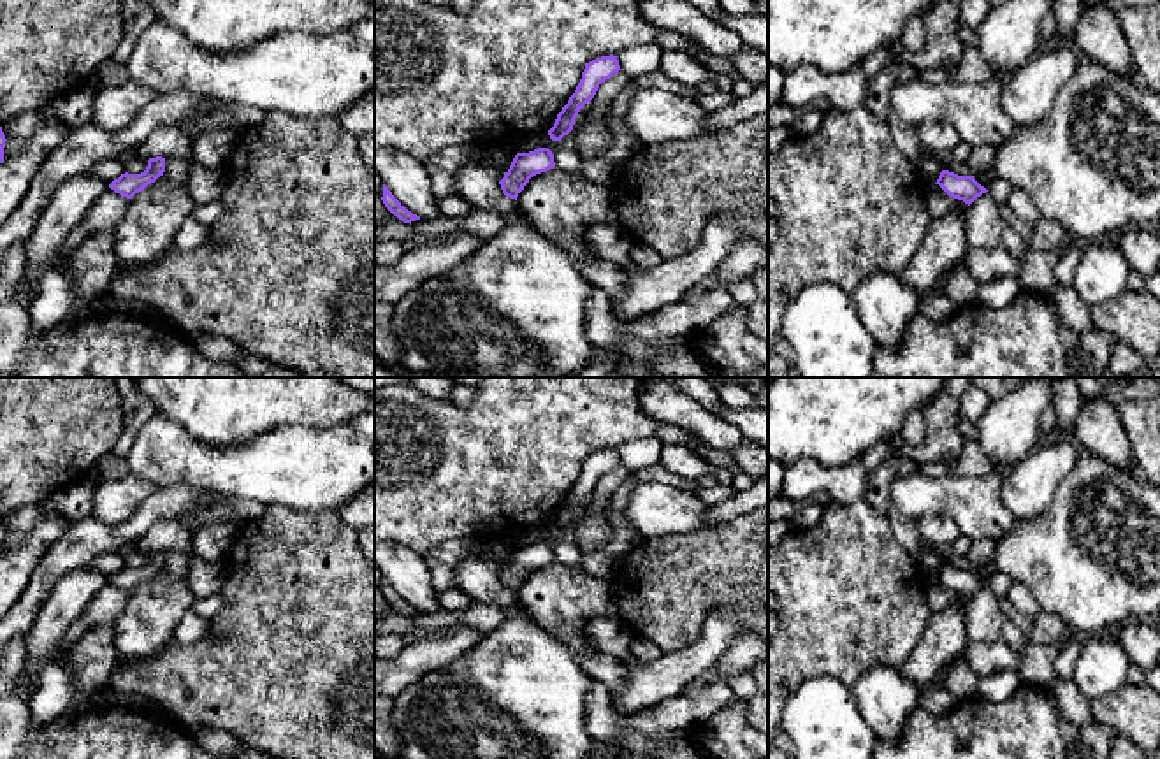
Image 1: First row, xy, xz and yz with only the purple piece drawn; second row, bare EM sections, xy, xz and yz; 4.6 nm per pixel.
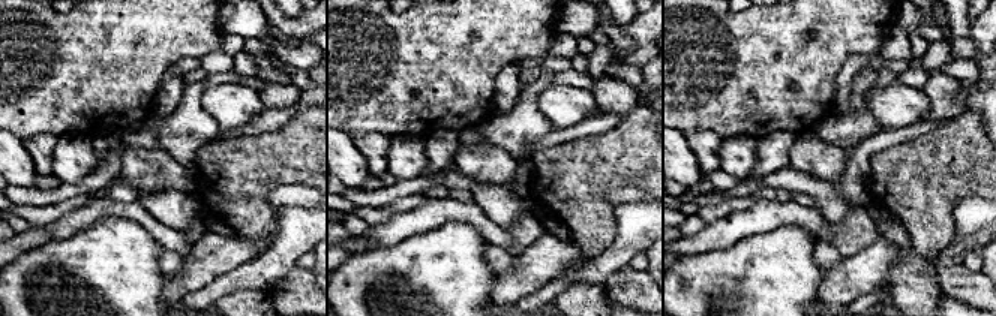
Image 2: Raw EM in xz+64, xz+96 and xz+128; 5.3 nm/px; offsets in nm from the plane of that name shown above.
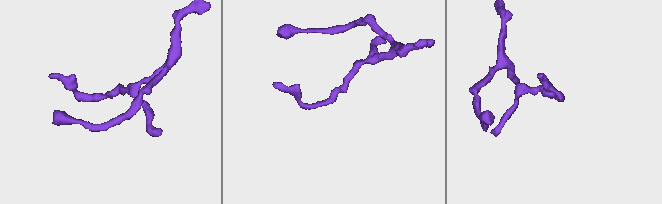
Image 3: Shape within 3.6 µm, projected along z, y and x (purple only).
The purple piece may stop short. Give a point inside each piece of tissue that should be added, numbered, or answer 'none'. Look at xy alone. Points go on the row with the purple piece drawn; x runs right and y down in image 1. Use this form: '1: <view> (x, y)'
none

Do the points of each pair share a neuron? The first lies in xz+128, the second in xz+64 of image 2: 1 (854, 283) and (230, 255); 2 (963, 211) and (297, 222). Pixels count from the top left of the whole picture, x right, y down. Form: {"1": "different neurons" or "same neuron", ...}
{"1": "same neuron", "2": "same neuron"}

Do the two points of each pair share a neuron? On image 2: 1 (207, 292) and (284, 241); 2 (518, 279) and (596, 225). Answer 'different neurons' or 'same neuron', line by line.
1: same neuron
2: different neurons

